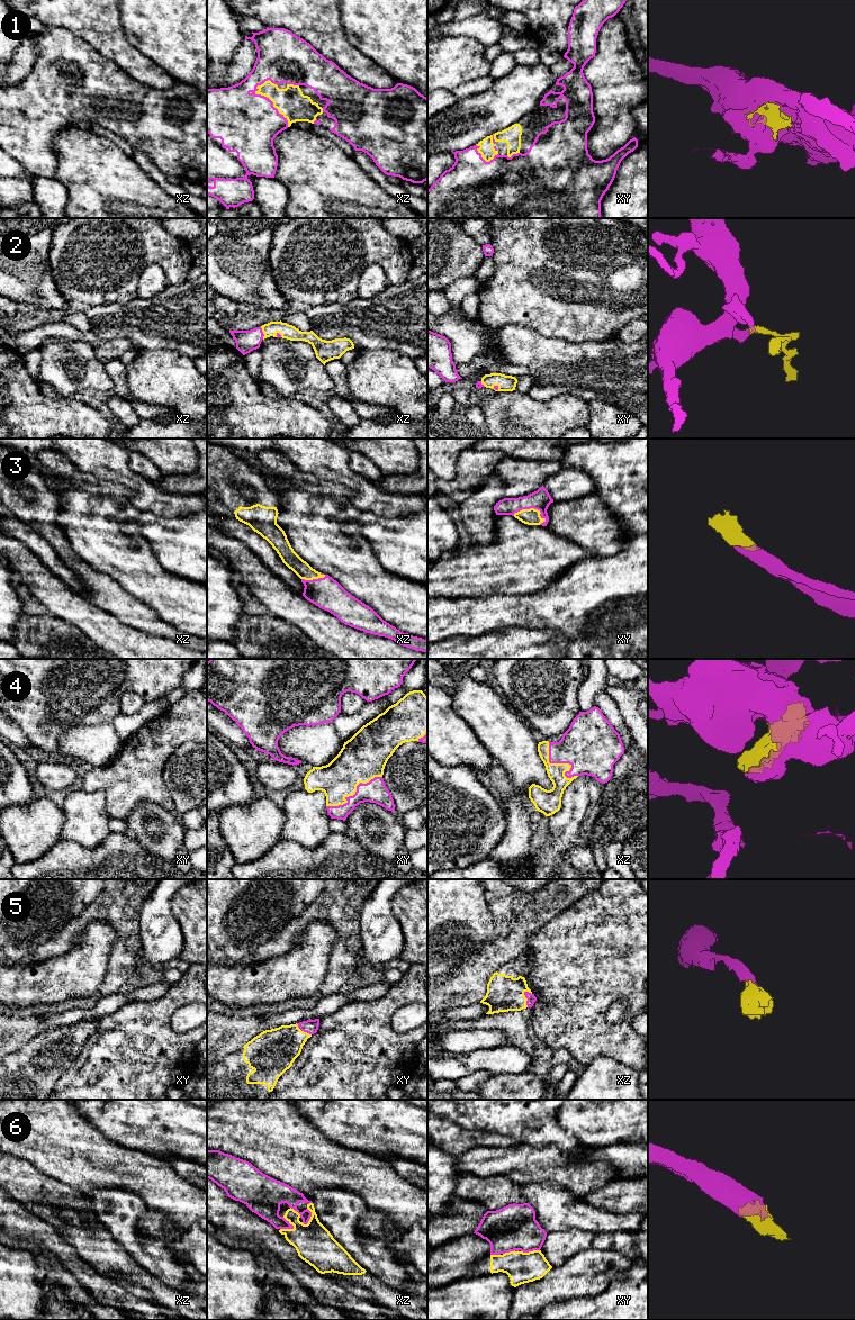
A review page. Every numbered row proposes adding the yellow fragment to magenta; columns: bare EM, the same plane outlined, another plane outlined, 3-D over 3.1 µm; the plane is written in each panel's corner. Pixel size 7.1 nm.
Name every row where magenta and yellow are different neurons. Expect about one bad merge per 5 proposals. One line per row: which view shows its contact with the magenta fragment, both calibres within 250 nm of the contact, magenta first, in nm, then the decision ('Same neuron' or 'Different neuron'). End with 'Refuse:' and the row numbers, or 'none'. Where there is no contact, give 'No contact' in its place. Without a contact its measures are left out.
1: Touches magenta in xz. Thickness 440 nm (magenta) against 200 nm. Same neuron
2: Touches magenta in xz. Thickness 160 nm (magenta) against 110 nm. Same neuron
3: Touches magenta in xy. Thickness 140 nm (magenta) against 120 nm. Same neuron
4: Touches magenta in xy. Thickness 160 nm (magenta) against 320 nm. Same neuron
5: Touches magenta in xz. Thickness 60 nm (magenta) against 260 nm. Same neuron
6: Touches magenta in xz. Thickness 260 nm (magenta) against 280 nm. Different neuron
Refuse: 6

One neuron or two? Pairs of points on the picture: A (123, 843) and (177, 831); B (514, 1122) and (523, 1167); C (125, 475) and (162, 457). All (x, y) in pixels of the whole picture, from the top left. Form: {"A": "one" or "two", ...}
{"A": "two", "B": "two", "C": "two"}

